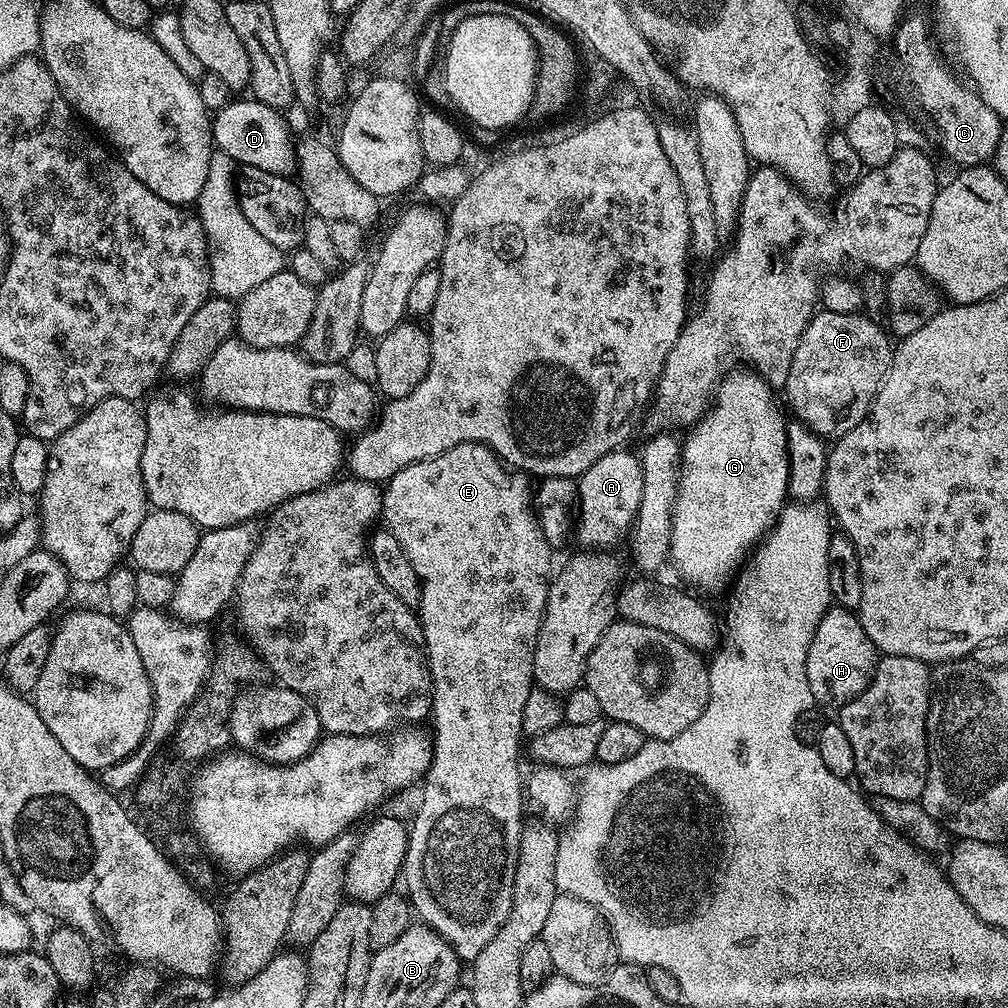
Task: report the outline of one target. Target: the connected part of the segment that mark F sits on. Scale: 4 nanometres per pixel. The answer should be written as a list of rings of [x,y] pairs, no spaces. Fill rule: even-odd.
[[[820,310],[800,335],[782,392],[788,395],[789,406],[800,415],[797,417],[818,436],[842,437],[867,418],[892,365],[894,344],[880,327],[864,314]]]

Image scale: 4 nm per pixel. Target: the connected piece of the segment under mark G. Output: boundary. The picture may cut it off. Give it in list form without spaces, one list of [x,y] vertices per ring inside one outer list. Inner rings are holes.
[[[725,375],[721,379],[714,403],[696,421],[692,437],[682,446],[680,490],[672,512],[670,560],[684,572],[705,572],[708,576],[731,573],[775,523],[789,499],[788,424],[772,397],[773,389],[759,376],[748,375]]]

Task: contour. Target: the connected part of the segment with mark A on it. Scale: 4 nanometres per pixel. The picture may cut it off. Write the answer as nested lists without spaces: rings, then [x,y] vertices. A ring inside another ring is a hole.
[[[617,450],[598,458],[590,470],[578,477],[578,515],[574,520],[574,540],[584,550],[608,550],[611,544],[629,535],[642,502],[642,466],[635,451]]]

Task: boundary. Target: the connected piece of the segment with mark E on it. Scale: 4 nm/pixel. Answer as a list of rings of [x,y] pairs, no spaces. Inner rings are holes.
[[[459,444],[450,450],[446,450],[442,454],[438,454],[429,460],[422,462],[414,462],[410,466],[406,466],[402,470],[398,470],[398,474],[394,474],[394,478],[390,478],[382,488],[382,520],[385,520],[387,531],[394,534],[394,538],[398,538],[398,542],[402,546],[402,550],[406,550],[406,558],[410,558],[410,566],[414,566],[414,574],[418,574],[420,579],[420,606],[418,609],[418,619],[420,622],[420,633],[424,636],[423,649],[428,666],[428,672],[432,676],[432,711],[430,713],[430,721],[436,727],[436,736],[432,740],[432,764],[428,767],[428,771],[422,777],[422,785],[424,784],[424,793],[420,796],[420,805],[416,808],[416,817],[410,820],[410,831],[408,833],[408,853],[404,859],[404,866],[402,869],[402,884],[406,889],[406,895],[414,909],[415,915],[419,917],[423,923],[428,927],[433,928],[445,942],[451,946],[456,955],[460,957],[461,961],[474,962],[478,958],[478,954],[482,954],[482,950],[486,950],[486,944],[494,938],[494,934],[498,934],[498,930],[502,930],[502,926],[510,918],[512,913],[512,899],[514,898],[514,878],[516,877],[516,867],[518,866],[518,858],[520,857],[520,833],[524,831],[526,824],[524,820],[524,806],[526,807],[526,792],[522,787],[522,776],[520,780],[520,740],[524,736],[522,730],[522,710],[526,706],[526,698],[530,698],[534,687],[532,679],[532,663],[534,662],[534,646],[538,642],[538,630],[542,626],[542,618],[546,610],[546,598],[548,597],[548,586],[550,577],[553,575],[554,567],[552,568],[552,556],[554,550],[546,542],[546,538],[542,534],[540,524],[536,520],[536,513],[533,505],[530,503],[530,484],[523,475],[517,474],[515,471],[509,470],[498,457],[493,454],[489,448],[484,444]]]

